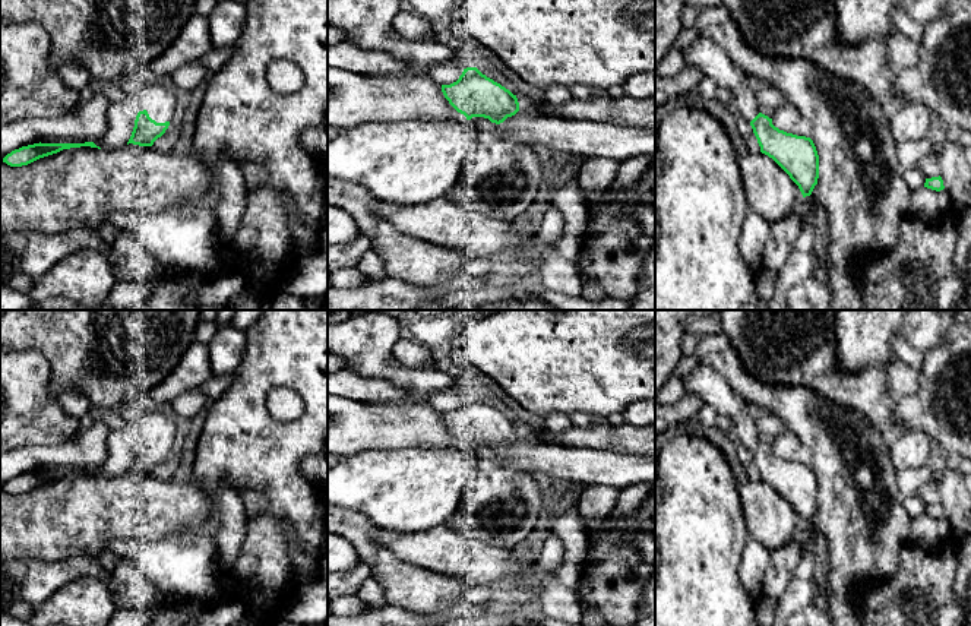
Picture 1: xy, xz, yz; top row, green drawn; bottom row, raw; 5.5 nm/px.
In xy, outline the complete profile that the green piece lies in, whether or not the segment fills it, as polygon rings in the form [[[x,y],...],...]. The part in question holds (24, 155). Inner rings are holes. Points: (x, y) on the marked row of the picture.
[[[39,142],[39,143],[22,146],[19,149],[12,151],[3,158],[3,162],[6,162],[10,167],[22,167],[39,158],[57,154],[63,149],[80,148],[80,146],[91,146],[91,148],[101,149],[94,142],[85,142],[85,143],[41,143]]]

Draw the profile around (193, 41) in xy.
[[[194,13],[174,42],[146,67],[146,72],[154,78],[171,76],[181,66],[196,63],[212,48],[209,20]]]

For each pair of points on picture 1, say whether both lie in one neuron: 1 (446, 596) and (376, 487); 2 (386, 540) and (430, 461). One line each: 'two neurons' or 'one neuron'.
1: two neurons
2: two neurons

